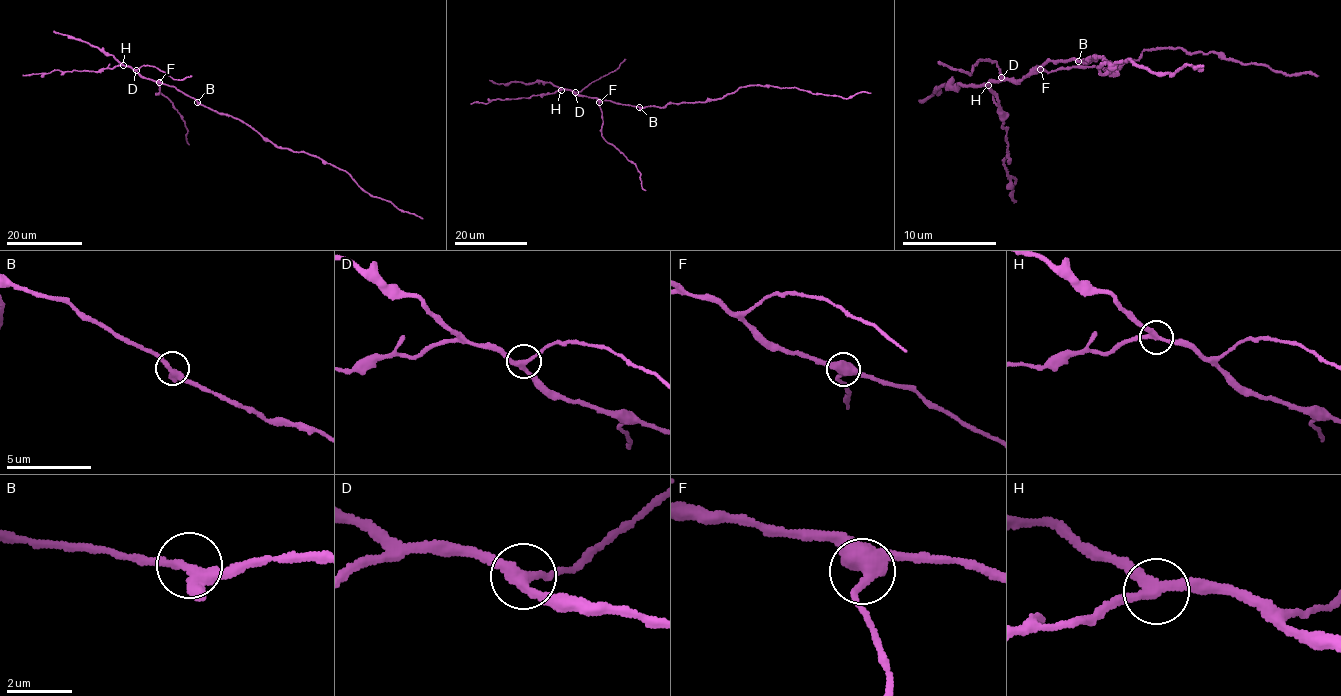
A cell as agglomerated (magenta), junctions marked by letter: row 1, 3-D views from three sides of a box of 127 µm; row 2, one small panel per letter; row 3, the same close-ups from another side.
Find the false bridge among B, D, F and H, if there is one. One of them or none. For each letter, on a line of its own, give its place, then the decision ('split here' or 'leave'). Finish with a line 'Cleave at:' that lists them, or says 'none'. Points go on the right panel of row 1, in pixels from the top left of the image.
B: at (1078, 61); leave
D: at (1001, 77); leave
F: at (1040, 69); leave
H: at (988, 85); split here
Cleave at: H

